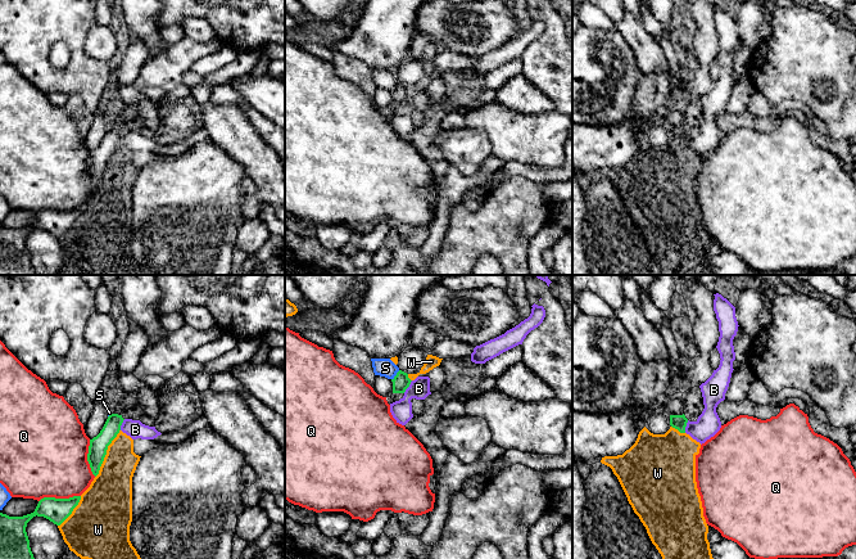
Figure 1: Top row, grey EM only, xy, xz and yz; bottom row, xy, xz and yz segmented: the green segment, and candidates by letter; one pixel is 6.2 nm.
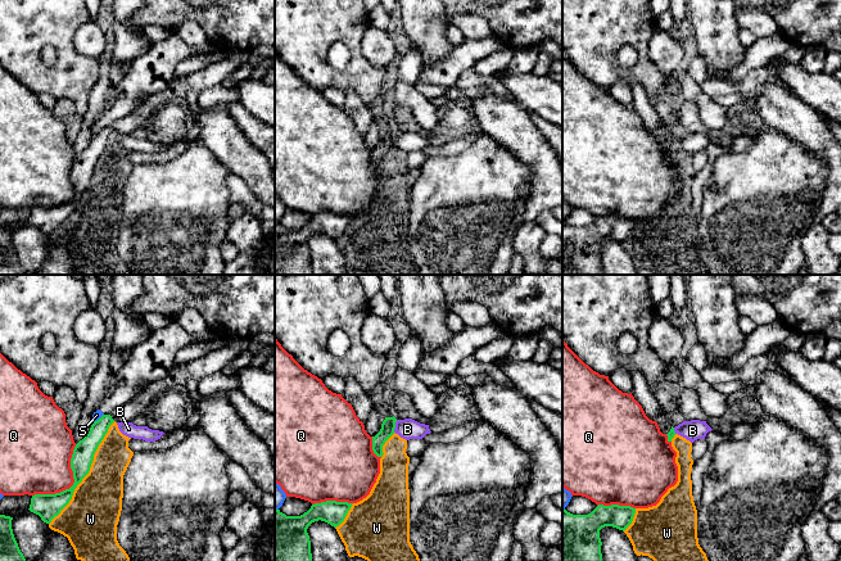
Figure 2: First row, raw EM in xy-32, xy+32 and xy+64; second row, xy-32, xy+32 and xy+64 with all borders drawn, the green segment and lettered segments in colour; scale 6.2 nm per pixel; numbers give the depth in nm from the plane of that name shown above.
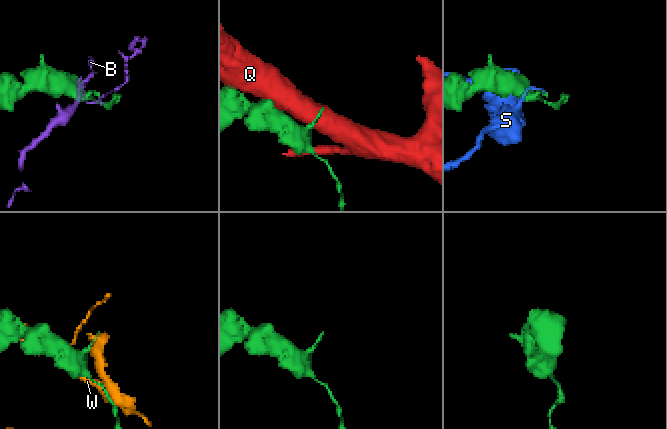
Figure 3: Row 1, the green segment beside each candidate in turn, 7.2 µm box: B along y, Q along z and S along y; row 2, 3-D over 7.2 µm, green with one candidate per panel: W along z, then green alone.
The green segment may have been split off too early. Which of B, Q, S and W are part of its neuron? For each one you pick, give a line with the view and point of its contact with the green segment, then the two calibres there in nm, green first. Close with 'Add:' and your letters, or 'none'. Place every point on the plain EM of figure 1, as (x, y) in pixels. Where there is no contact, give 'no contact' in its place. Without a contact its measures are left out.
Add: none

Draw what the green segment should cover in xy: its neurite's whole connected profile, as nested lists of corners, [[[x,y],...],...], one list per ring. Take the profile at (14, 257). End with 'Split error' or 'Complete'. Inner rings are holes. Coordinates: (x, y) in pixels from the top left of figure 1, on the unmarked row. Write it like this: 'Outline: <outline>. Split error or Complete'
Outline: [[[81,208],[44,209],[31,226],[9,229],[0,225],[0,275],[36,275],[26,244],[27,235],[37,227],[60,238],[72,226],[80,212]]]. Complete

